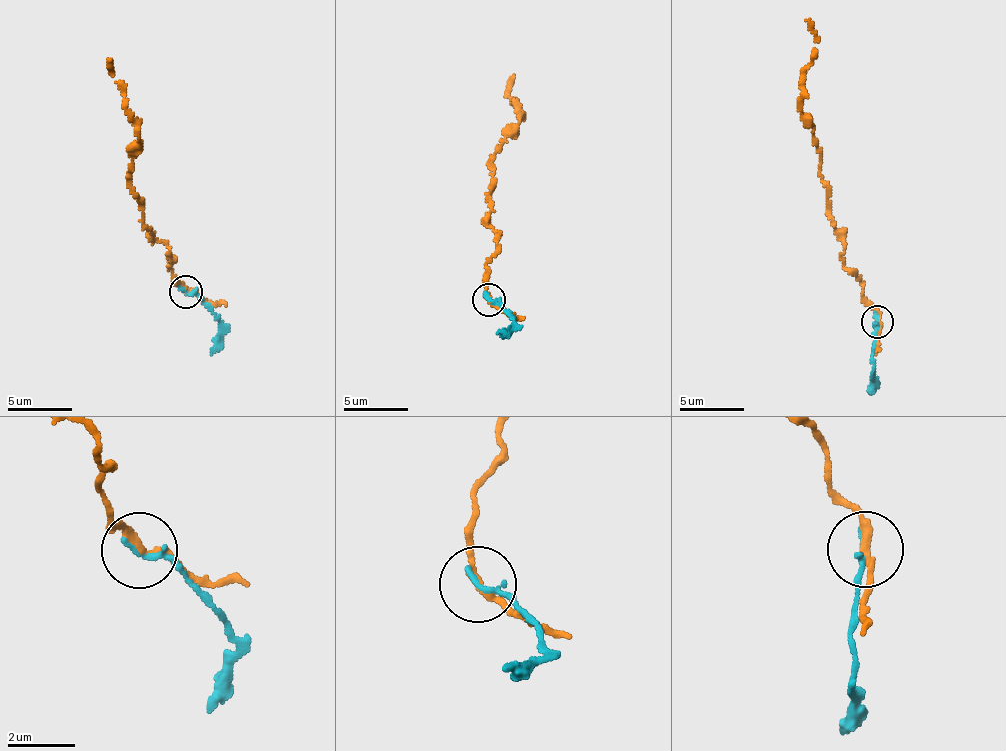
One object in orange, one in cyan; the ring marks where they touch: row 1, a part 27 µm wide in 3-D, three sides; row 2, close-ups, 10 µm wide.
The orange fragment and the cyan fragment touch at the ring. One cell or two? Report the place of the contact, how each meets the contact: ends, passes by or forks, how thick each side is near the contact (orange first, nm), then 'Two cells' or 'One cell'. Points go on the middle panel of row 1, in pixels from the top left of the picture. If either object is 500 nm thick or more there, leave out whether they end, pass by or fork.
Place: (489, 299). At the ring orange passes by. At the ring cyan ends. Thickness 240 nm (orange) against 180 nm. Two cells

